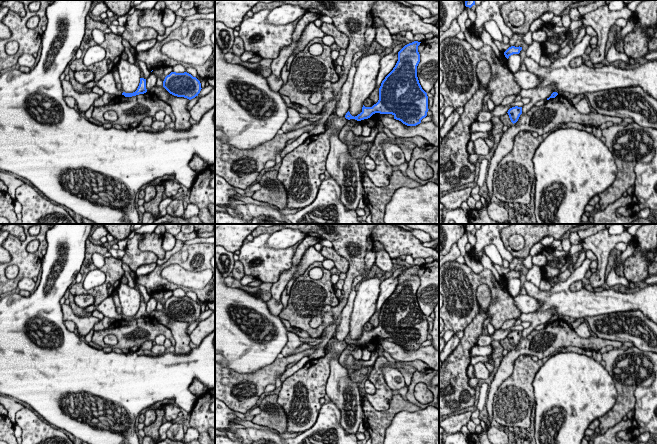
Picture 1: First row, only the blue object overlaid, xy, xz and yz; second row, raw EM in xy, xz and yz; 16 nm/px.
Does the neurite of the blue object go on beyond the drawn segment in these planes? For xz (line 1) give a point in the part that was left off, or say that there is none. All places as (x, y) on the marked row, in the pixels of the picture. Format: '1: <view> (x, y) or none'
1: none

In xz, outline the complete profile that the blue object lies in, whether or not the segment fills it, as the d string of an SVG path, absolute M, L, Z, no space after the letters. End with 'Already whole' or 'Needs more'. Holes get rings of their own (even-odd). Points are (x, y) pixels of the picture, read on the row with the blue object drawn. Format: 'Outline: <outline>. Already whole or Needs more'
Outline: M418 41L409 43L398 52L395 67L381 83L378 102L372 107L363 105L362 112L355 117L348 111L346 119L361 121L380 113L392 114L394 119L407 126L421 123L429 109L427 93L422 89L417 77L420 43Z. Already whole

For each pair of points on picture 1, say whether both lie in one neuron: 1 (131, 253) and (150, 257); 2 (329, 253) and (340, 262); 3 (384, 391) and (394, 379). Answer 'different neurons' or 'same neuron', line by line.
1: same neuron
2: same neuron
3: different neurons

